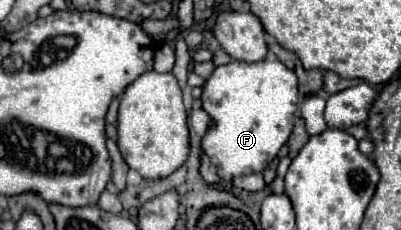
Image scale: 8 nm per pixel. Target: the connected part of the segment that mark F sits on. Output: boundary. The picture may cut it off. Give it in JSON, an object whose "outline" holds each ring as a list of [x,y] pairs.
{"outline":[[[278,60],[254,64],[230,62],[216,66],[204,84],[202,108],[214,118],[216,126],[202,138],[202,148],[216,166],[218,176],[232,180],[236,176],[262,172],[290,138],[298,106],[296,74]]]}

